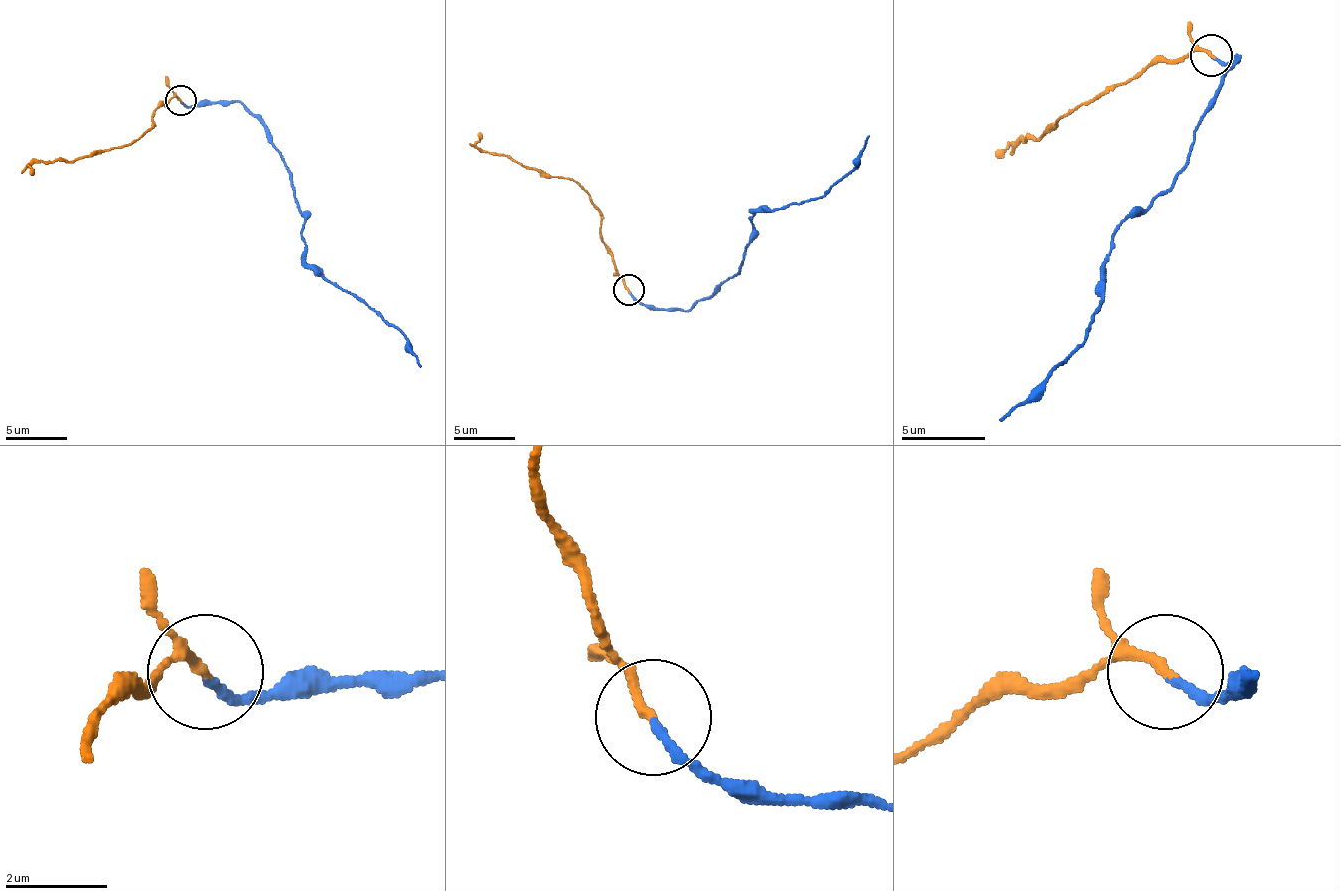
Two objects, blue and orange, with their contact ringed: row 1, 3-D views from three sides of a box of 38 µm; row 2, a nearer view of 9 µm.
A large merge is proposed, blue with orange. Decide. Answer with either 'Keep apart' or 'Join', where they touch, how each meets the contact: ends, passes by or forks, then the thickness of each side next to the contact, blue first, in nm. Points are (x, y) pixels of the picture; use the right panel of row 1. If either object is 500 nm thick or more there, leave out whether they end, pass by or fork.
Join. Place: (1211, 55). At the ring blue ends. At the ring orange ends. Thickness 170 nm (blue) against 200 nm

